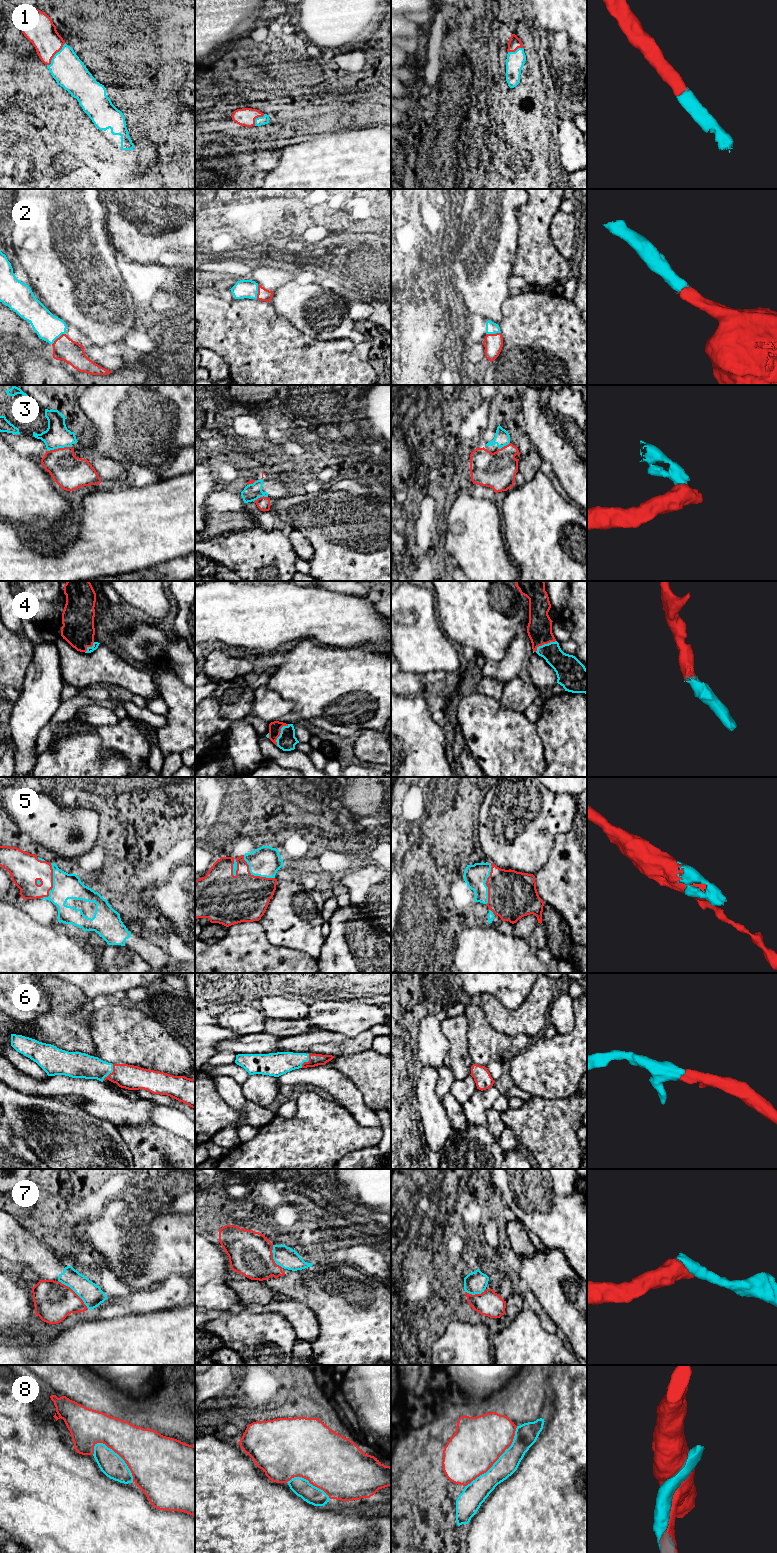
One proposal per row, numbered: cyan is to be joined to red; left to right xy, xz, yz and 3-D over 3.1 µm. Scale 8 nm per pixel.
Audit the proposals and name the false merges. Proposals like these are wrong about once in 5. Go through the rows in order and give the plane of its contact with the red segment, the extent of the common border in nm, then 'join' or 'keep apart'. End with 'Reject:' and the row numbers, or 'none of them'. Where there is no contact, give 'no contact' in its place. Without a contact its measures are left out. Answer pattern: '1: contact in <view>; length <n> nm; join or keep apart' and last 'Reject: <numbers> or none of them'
1: contact in xy; length 240 nm; join
2: contact in xz; length 120 nm; join
3: contact in xy; length 200 nm; keep apart
4: contact in xz; length 200 nm; join
5: contact in yz; length 340 nm; join
6: contact in xy; length 160 nm; join
7: contact in xy; length 340 nm; keep apart
8: contact in yz; length 650 nm; keep apart
Reject: 3, 7, 8

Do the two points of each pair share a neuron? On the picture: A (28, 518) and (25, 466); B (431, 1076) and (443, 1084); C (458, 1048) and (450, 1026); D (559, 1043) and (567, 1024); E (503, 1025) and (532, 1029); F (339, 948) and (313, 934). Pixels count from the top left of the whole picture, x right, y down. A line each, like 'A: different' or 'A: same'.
A: same
B: different
C: same
D: different
E: same
F: different

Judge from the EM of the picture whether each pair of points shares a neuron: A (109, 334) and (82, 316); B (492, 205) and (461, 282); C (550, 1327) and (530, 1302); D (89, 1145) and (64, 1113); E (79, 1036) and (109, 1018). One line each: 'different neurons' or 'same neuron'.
A: same neuron
B: same neuron
C: same neuron
D: same neuron
E: different neurons

